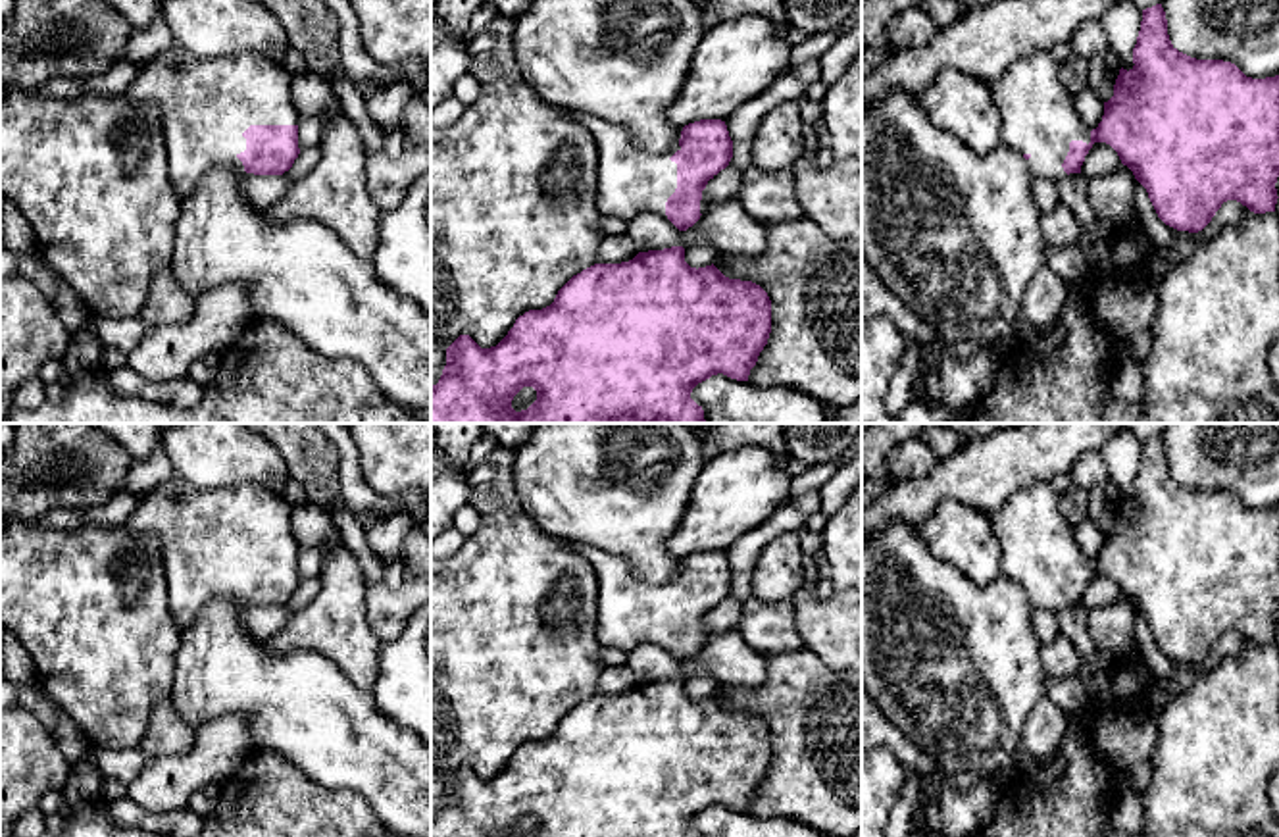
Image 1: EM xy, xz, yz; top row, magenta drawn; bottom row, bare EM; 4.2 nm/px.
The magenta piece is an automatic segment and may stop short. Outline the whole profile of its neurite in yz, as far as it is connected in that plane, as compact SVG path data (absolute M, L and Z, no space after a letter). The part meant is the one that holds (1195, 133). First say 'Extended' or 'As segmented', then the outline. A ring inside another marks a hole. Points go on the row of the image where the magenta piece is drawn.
Extended. M1162 4L1142 10L1133 63L1129 71L1119 69L1102 121L1091 131L1058 77L1060 63L1052 52L1021 56L991 87L1000 114L1000 144L1017 150L1033 177L1056 183L1081 173L1092 144L1106 142L1146 189L1158 217L1177 231L1202 231L1227 200L1254 214L1275 212L1279 75L1252 79L1231 62L1179 52L1169 40Z

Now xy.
Extended. M179 46L146 60L123 94L156 104L179 200L213 167L283 175L300 154L292 77L256 52L200 60Z

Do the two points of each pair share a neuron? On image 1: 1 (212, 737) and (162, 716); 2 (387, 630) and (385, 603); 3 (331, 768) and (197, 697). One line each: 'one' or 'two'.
1: two
2: one
3: one

